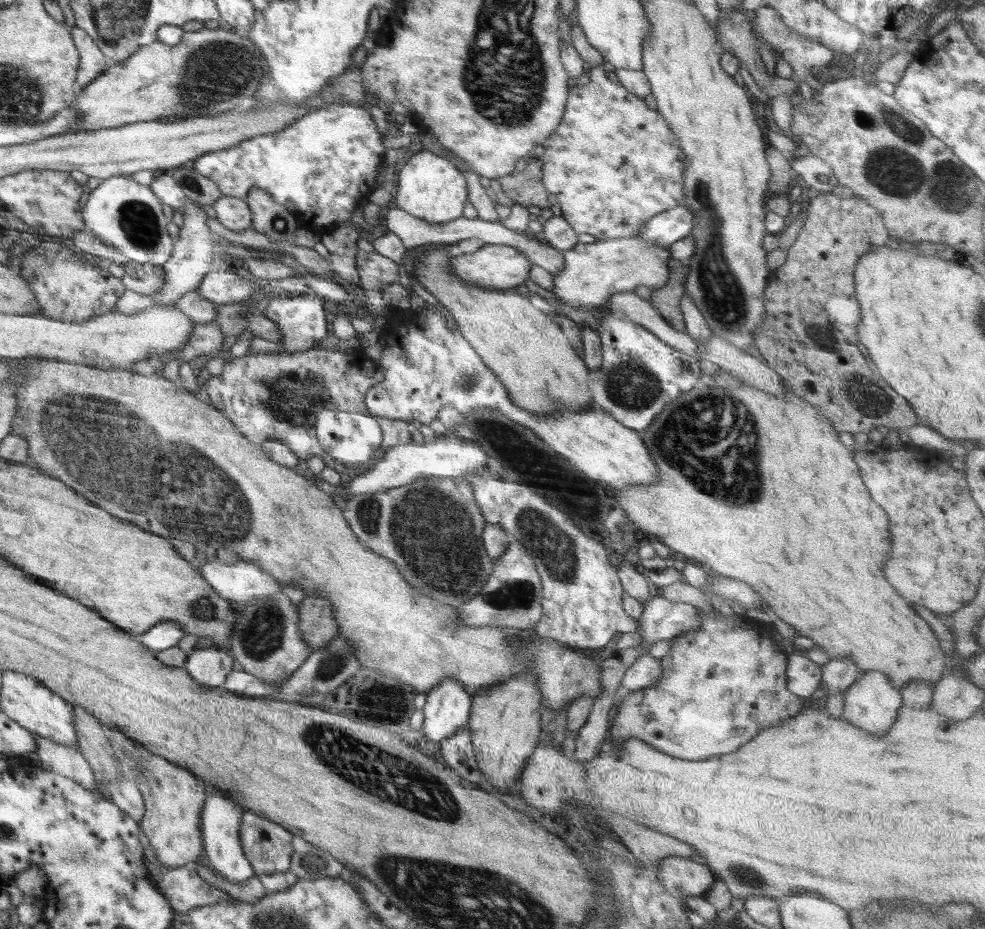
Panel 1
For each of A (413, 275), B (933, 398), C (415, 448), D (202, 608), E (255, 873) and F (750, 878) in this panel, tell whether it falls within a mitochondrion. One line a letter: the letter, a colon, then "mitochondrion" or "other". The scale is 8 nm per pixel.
A: other
B: other
C: other
D: mitochondrion
E: other
F: mitochondrion

